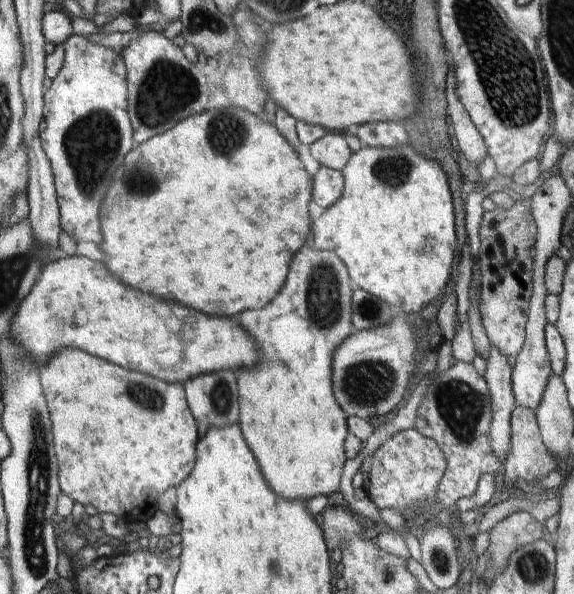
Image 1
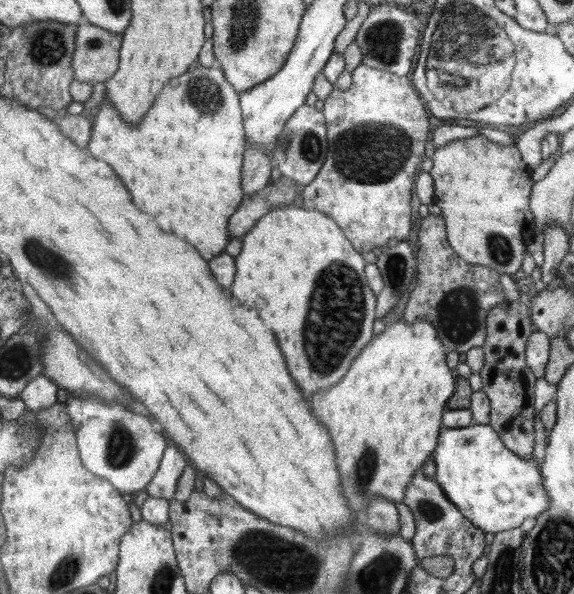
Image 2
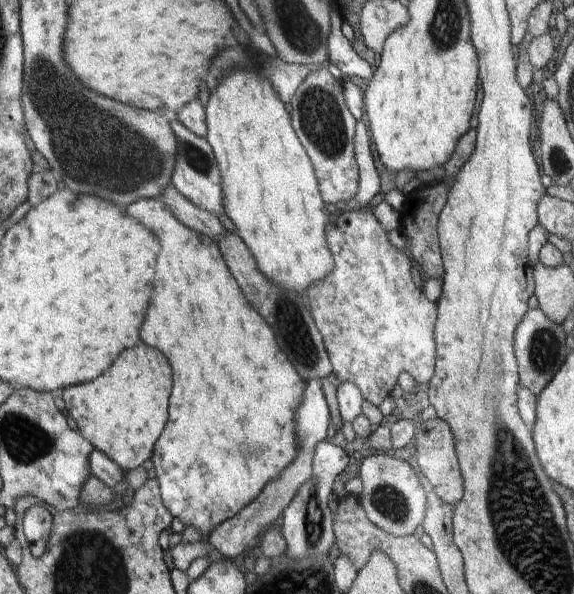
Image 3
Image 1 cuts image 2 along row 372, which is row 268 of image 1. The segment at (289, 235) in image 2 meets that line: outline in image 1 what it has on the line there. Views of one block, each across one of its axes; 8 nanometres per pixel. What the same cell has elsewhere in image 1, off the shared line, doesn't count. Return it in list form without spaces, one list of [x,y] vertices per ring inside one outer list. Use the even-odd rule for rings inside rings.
[[[310,234],[300,254],[296,254],[292,260],[290,274],[280,294],[266,308],[252,314],[248,310],[238,316],[242,326],[256,338],[256,342],[260,342],[262,350],[262,362],[256,370],[236,373],[239,425],[262,476],[268,480],[268,486],[286,500],[309,500],[318,494],[332,496],[340,490],[340,477],[347,460],[344,443],[349,433],[346,422],[348,416],[336,402],[331,376],[334,348],[357,331],[350,322],[352,286],[346,265],[336,253],[318,252],[312,248],[312,242],[313,236]]]

